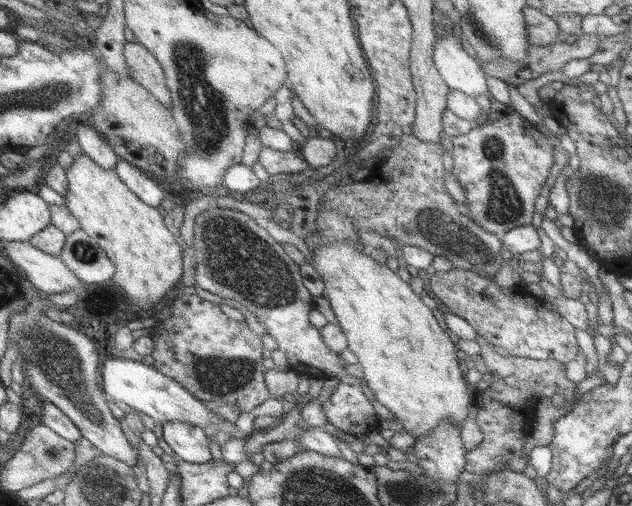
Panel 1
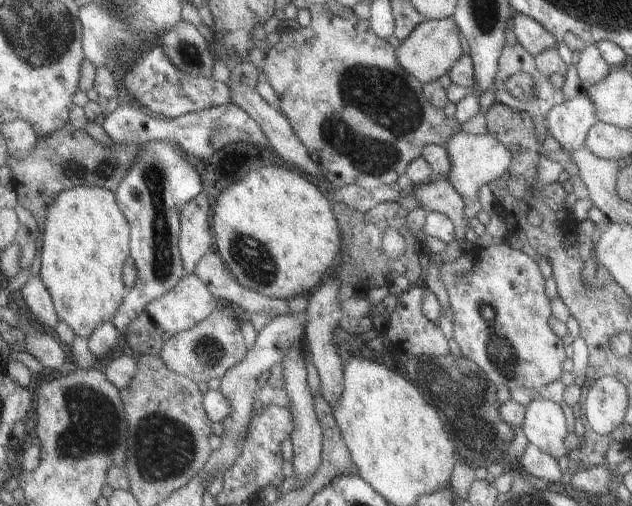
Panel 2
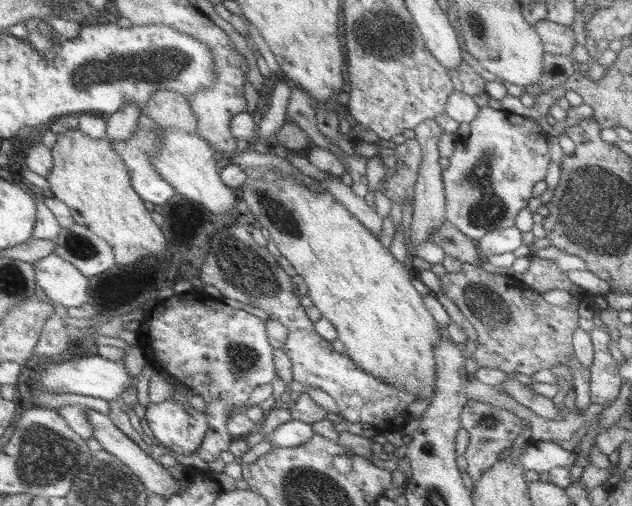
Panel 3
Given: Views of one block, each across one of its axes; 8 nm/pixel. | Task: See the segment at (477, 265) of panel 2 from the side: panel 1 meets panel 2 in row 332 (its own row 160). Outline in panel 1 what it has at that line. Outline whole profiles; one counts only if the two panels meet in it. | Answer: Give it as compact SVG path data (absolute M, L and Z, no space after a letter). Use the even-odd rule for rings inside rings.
M511 110L500 119L488 120L483 126L474 127L467 134L450 138L452 143L452 174L465 192L465 208L469 211L471 222L487 234L493 234L499 240L507 231L517 226L530 225L534 213L533 200L539 196L539 190L553 164L551 140L543 136L535 125L521 118Z

